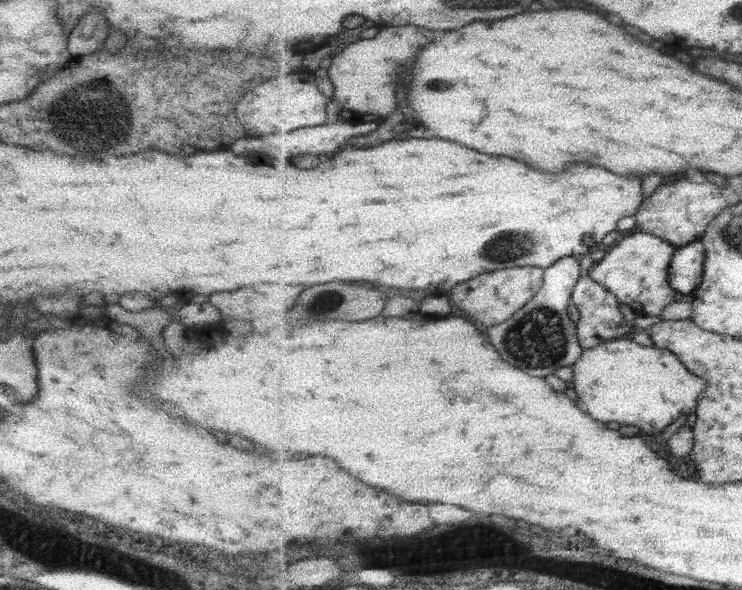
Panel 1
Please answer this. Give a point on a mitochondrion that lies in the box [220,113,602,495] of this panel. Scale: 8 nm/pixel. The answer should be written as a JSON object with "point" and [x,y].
{"point":[543,333]}

